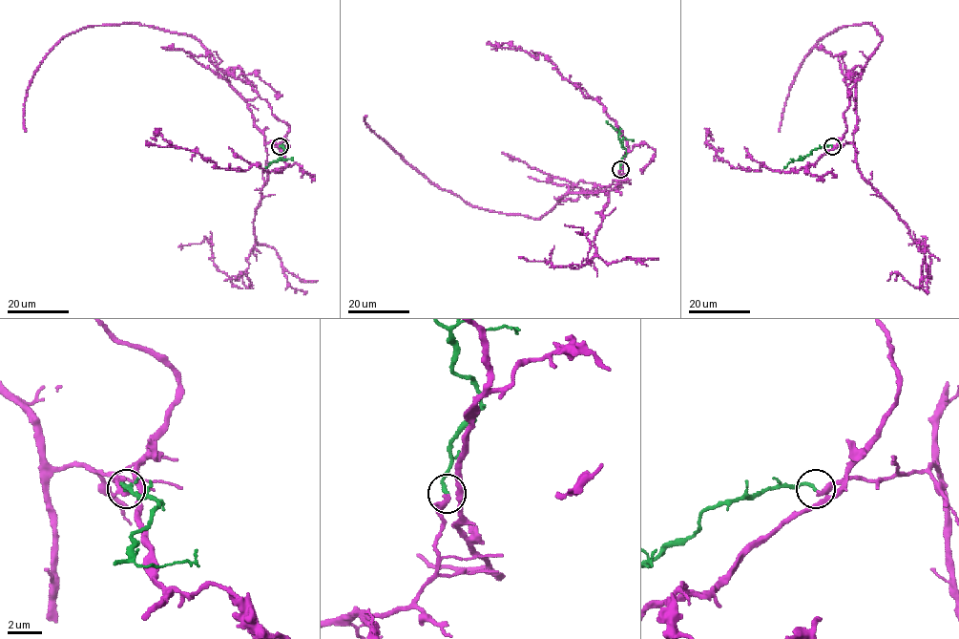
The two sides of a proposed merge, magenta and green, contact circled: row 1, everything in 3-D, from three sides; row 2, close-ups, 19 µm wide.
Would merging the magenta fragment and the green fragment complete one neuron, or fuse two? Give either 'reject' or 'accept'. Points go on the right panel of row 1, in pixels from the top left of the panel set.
accept

